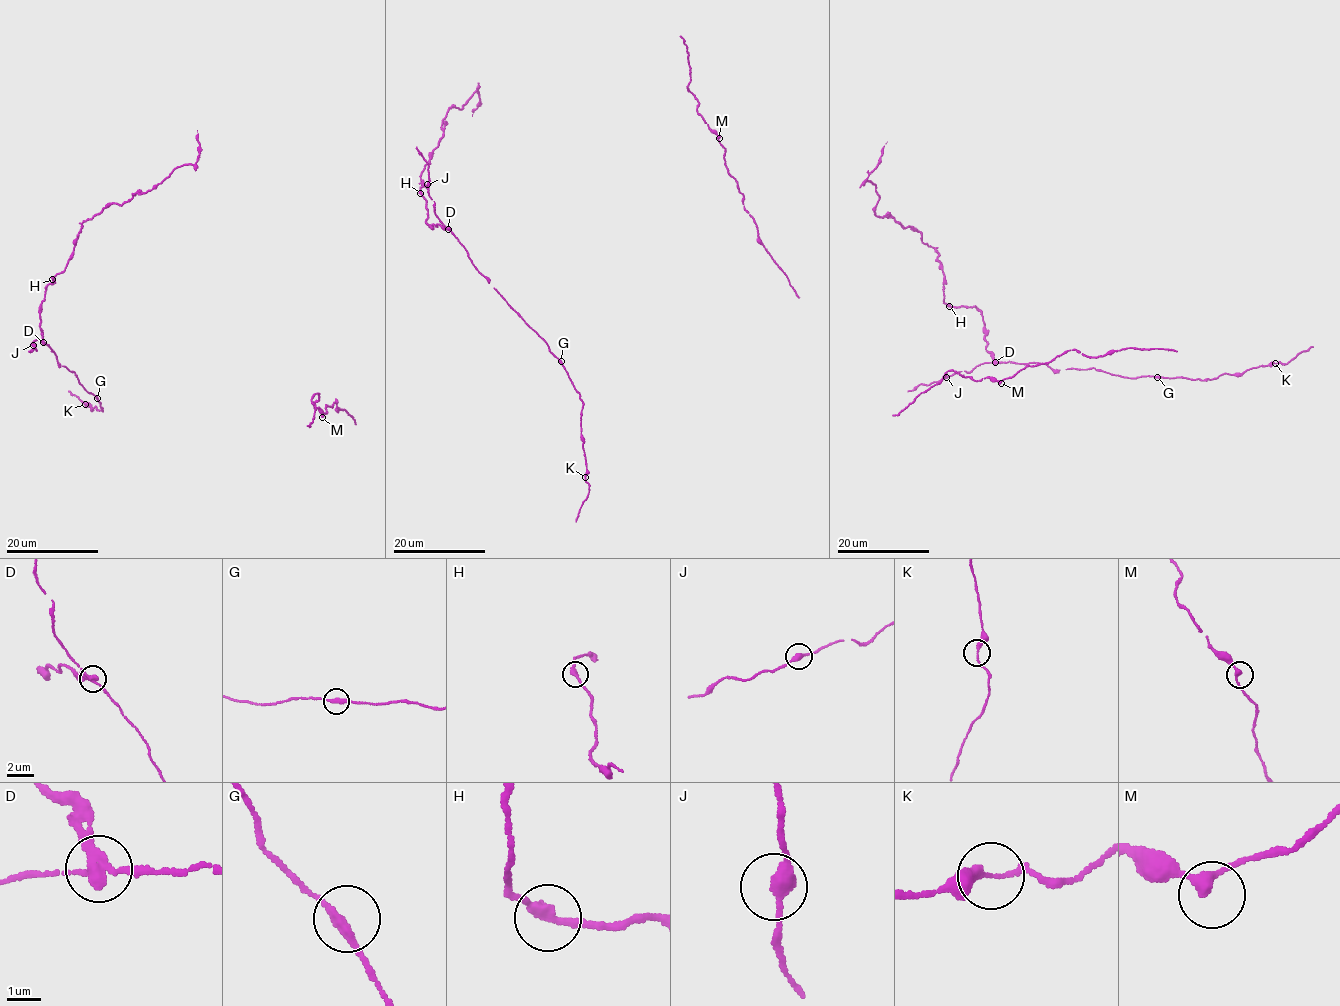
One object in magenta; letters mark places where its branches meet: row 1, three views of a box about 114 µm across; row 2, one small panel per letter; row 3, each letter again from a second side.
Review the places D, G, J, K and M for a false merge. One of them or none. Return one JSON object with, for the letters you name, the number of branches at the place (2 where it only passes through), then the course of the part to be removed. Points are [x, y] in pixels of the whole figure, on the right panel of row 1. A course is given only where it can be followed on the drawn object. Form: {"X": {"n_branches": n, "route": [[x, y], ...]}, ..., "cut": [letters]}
{"D": {"n_branches": 3, "route": [[995, 362], [975, 306], [944, 303], [938, 253], [911, 227], [876, 216], [879, 197], [866, 180], [887, 141]]}, "cut": ["D"]}

